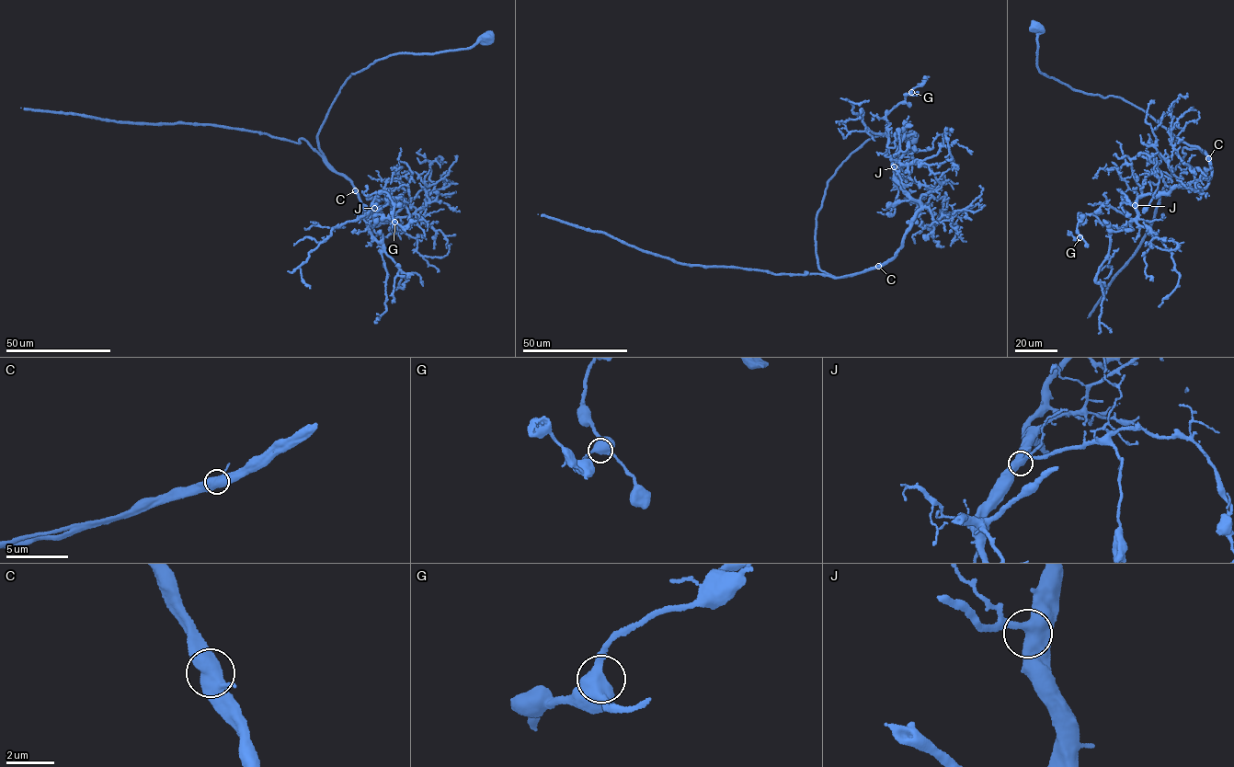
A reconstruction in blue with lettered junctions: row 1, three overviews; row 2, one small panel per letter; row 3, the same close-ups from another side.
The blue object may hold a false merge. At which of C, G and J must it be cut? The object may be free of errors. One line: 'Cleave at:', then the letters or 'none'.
Cleave at: none

